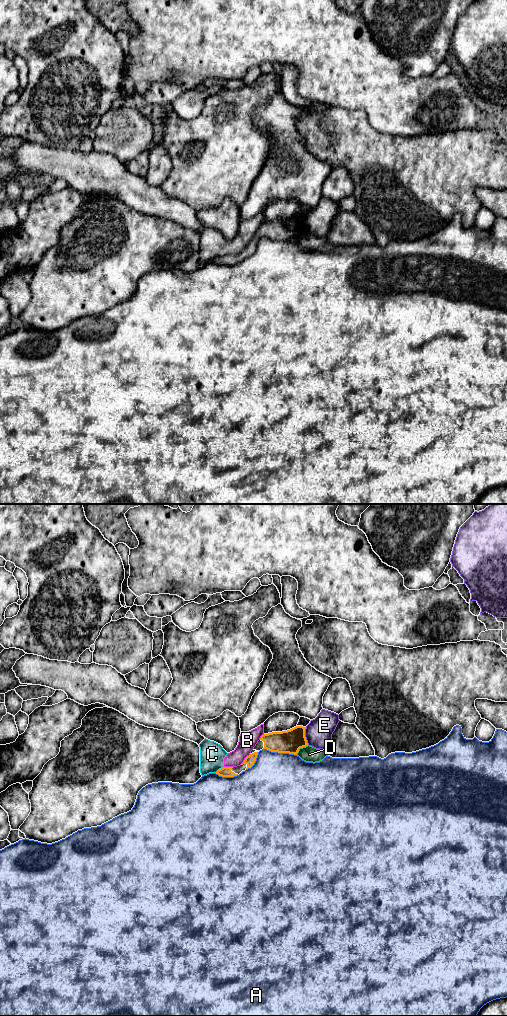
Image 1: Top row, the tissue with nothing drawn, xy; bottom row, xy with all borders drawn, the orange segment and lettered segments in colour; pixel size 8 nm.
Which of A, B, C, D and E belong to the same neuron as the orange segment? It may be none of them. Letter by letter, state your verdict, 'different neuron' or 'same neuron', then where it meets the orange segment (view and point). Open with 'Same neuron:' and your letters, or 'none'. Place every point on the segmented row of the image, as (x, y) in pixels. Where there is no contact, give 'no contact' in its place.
Same neuron: none
A: different neuron; meets orange in xy at (280, 752)
B: different neuron; meets orange in xy at (245, 759)
C: different neuron; meets orange in xy at (219, 769)
D: different neuron; meets orange in xy at (301, 747)
E: different neuron; meets orange in xy at (304, 736)

